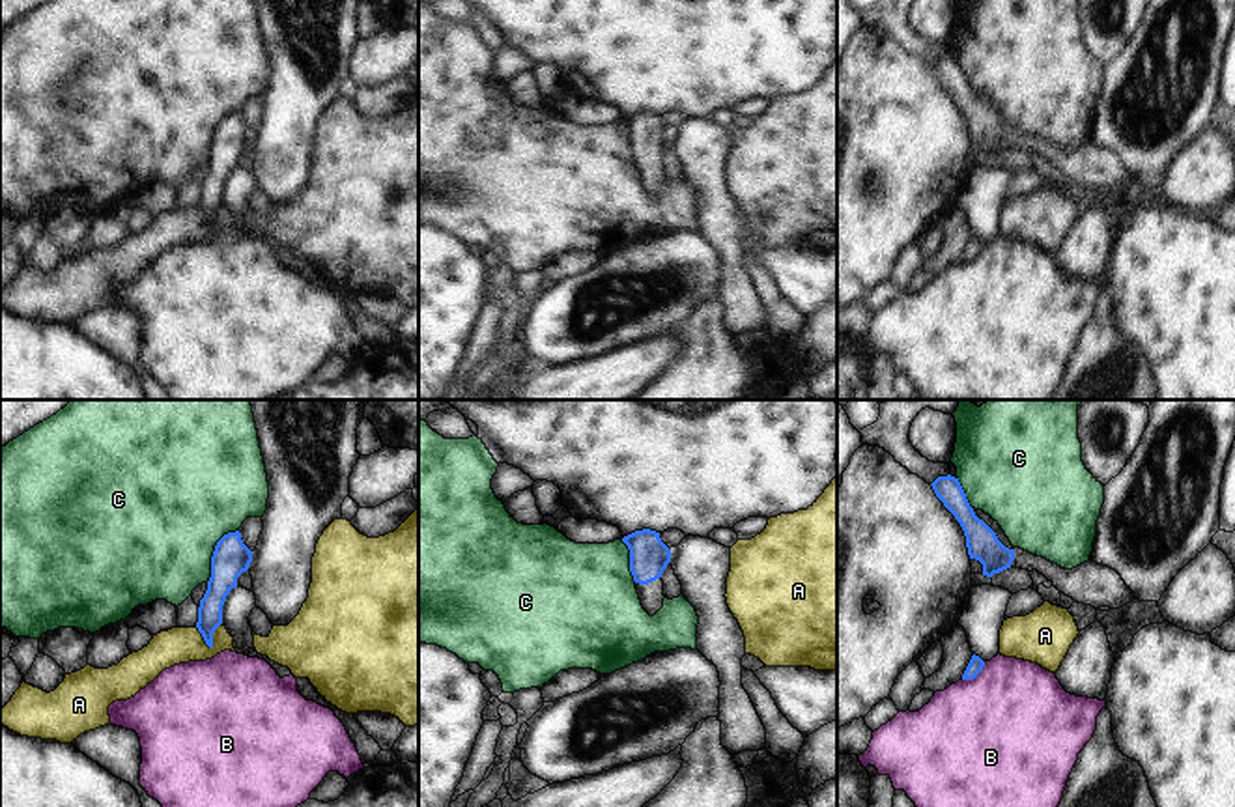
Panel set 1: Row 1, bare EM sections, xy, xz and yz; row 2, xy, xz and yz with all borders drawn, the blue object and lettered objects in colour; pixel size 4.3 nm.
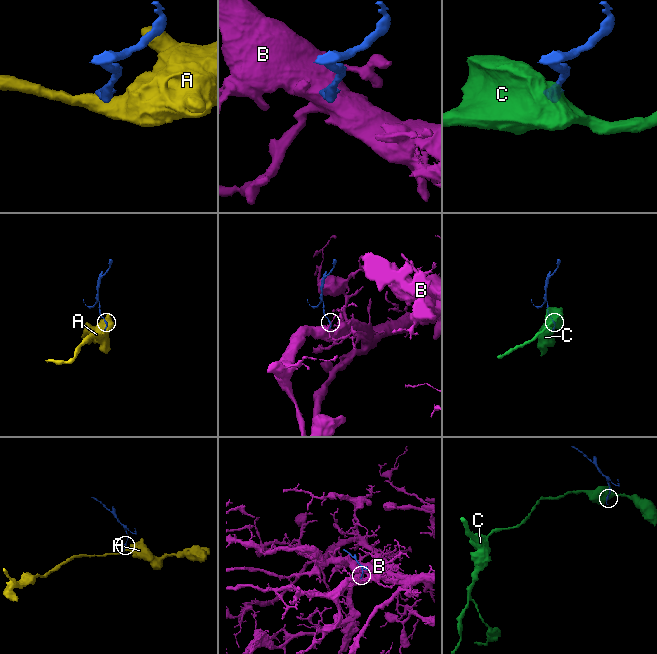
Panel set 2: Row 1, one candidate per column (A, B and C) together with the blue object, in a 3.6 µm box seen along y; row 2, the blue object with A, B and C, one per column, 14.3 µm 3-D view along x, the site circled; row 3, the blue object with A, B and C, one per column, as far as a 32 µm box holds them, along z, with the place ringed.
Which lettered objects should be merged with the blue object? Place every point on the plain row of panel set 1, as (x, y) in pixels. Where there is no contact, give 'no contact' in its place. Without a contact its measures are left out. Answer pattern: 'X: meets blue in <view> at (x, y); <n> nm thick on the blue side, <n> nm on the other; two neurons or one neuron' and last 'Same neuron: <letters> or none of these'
A: meets blue in xy at (212, 217); 110 nm thick on the blue side, 160 nm on the other; two neurons
B: meets blue in yz at (976, 256); 70 nm thick on the blue side, 500 nm on the other; two neurons
C: meets blue in xy at (213, 133); 160 nm thick on the blue side, 500 nm on the other; two neurons
Same neuron: none of these

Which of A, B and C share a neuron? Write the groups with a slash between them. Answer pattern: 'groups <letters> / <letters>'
groups A / B / C

